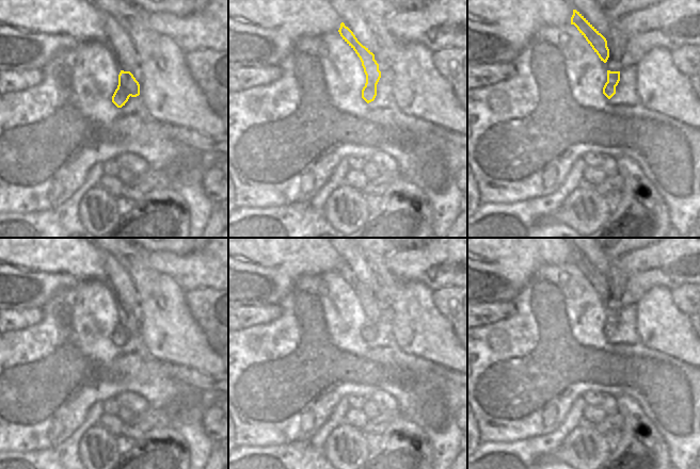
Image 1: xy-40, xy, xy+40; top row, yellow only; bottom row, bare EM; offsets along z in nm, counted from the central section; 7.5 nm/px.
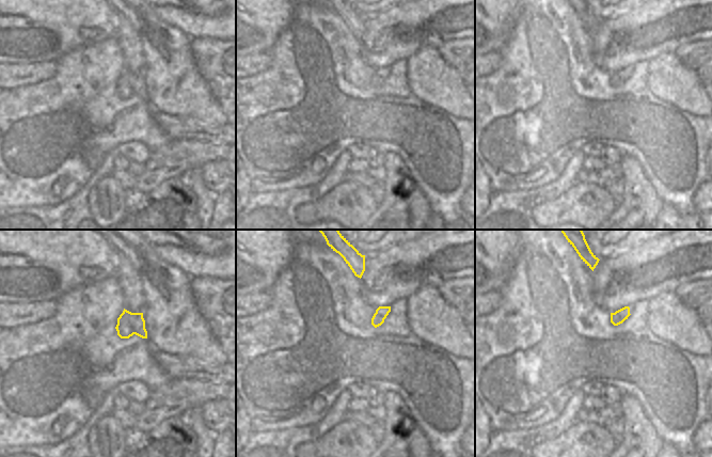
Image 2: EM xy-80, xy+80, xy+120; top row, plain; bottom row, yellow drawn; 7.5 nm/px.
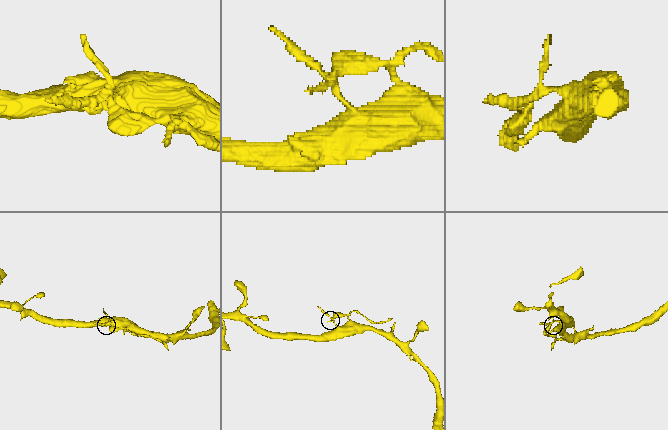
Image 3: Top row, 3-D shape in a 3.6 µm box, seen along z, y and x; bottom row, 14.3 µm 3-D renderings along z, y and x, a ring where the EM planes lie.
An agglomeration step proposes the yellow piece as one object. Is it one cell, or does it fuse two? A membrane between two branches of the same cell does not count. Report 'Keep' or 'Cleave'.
Cleave.

